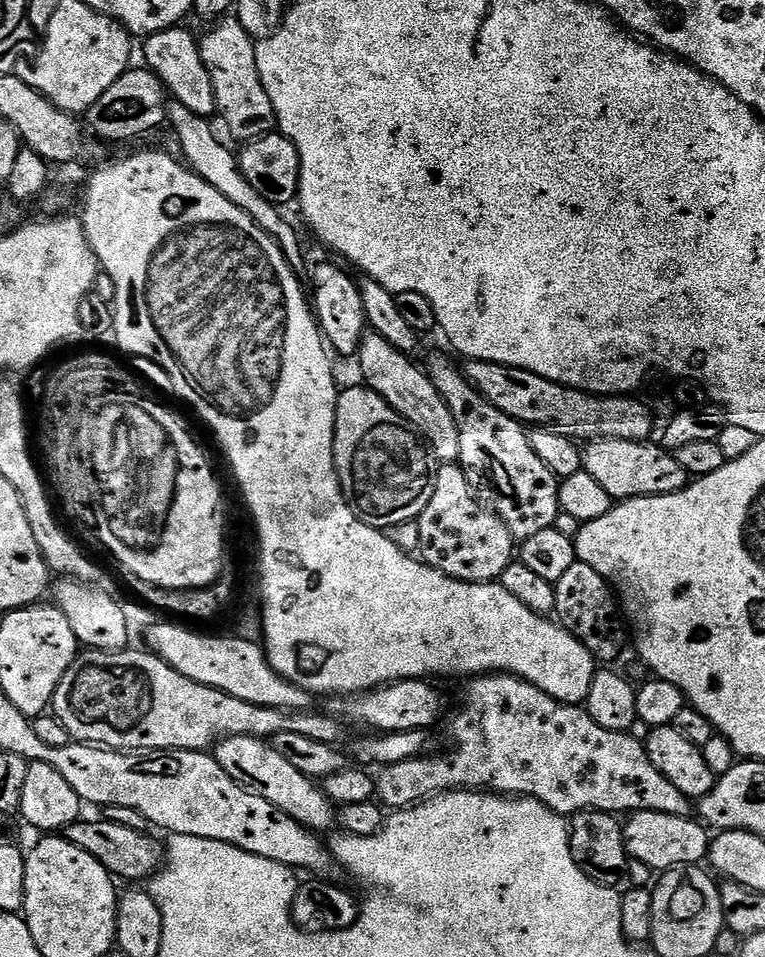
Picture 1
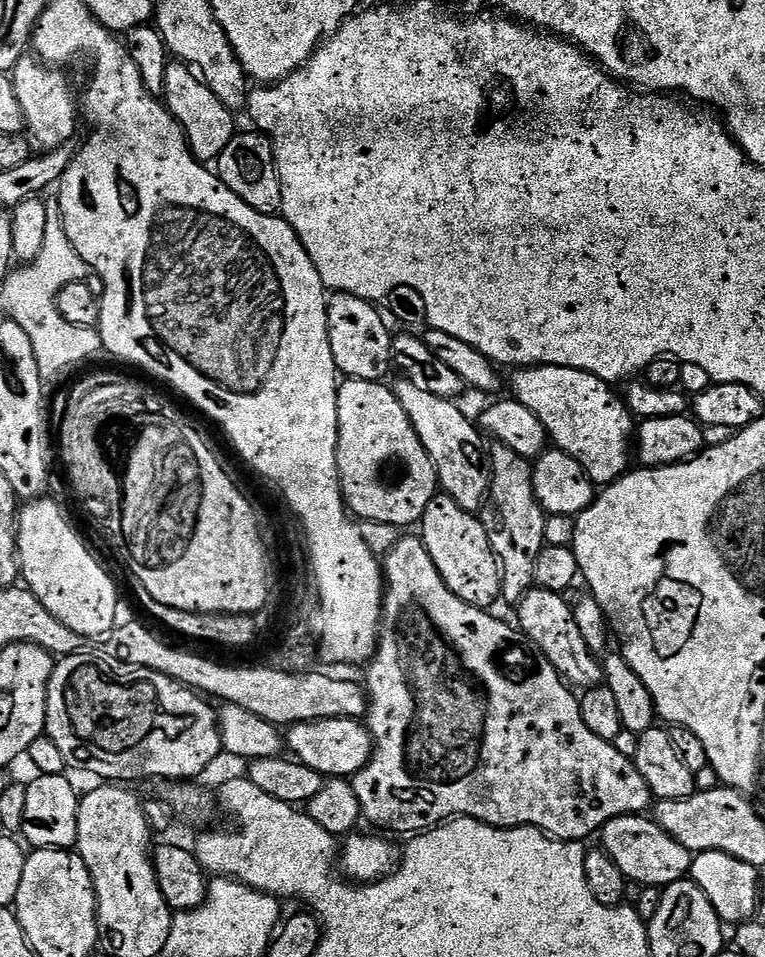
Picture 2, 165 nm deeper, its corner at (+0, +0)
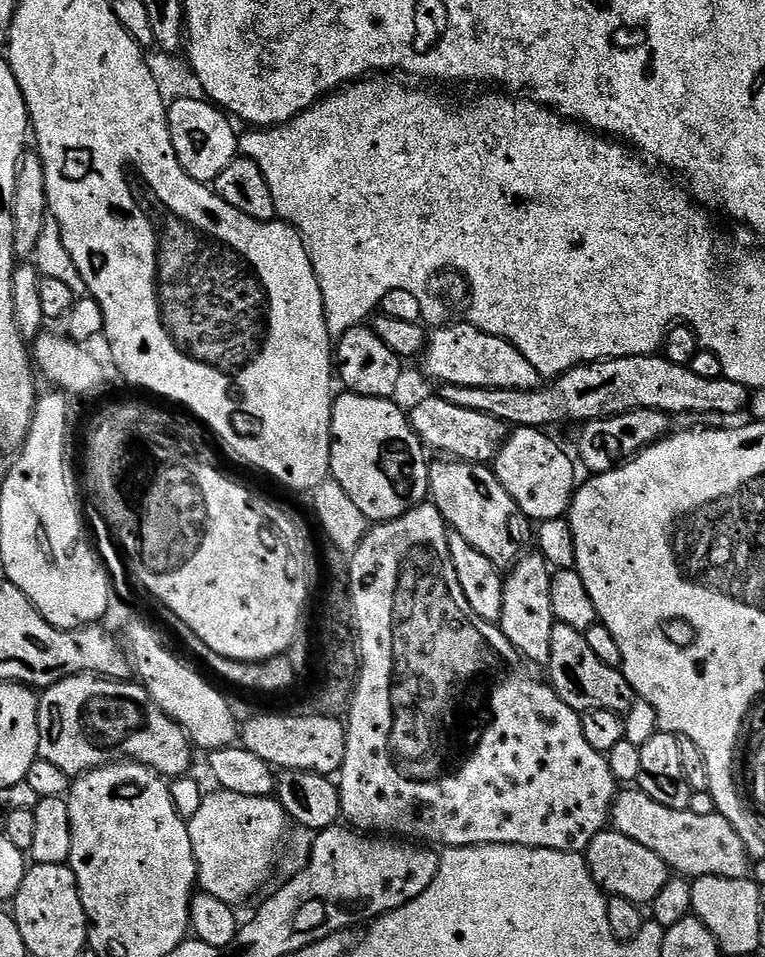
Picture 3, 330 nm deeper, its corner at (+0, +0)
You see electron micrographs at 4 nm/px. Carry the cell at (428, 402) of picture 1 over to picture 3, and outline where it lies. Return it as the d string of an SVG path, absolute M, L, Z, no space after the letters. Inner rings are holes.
M433 463L428 469L428 490L431 503L435 504L452 532L462 534L462 538L466 538L466 542L470 542L470 546L474 546L474 550L486 554L486 558L490 558L490 562L494 562L496 568L511 569L525 551L526 545L524 543L527 540L529 543L530 537L533 535L533 521L529 520L528 515L518 507L514 498L510 498L510 494L506 494L506 486L502 486L502 482L497 478L495 471L487 463L444 463L448 464Z

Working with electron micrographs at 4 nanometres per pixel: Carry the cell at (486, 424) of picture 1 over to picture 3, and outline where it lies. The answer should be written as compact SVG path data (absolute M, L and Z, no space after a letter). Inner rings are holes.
M528 550L512 565L504 576L502 590L502 614L498 626L506 634L506 638L515 646L525 661L533 665L547 665L550 658L550 634L556 623L554 606L550 606L550 586L554 572L539 551Z

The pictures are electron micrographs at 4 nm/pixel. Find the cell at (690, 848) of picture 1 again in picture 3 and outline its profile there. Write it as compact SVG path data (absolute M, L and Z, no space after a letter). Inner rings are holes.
M605 830L597 834L588 843L586 859L588 873L595 878L608 896L621 896L637 906L651 905L658 890L670 878L668 863L658 858L654 850L646 850L642 842L634 842L634 838L626 838L626 834L615 830Z

